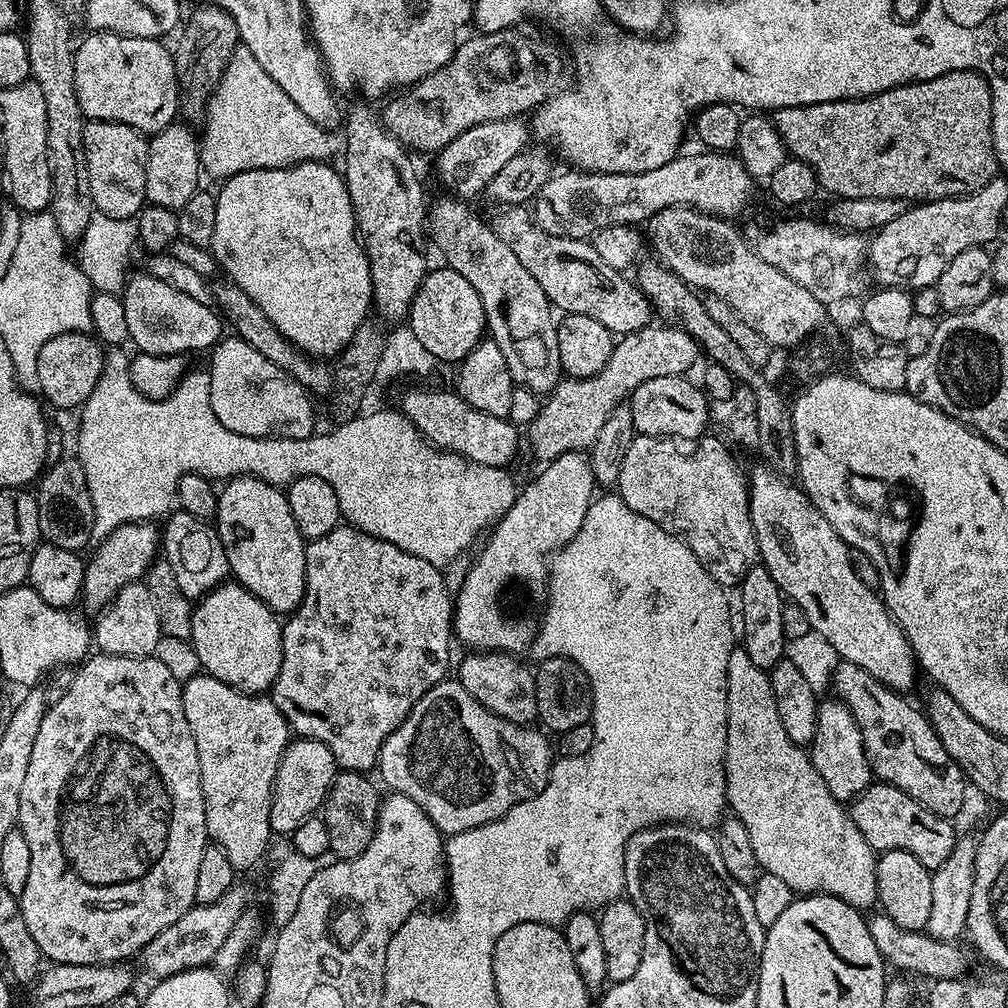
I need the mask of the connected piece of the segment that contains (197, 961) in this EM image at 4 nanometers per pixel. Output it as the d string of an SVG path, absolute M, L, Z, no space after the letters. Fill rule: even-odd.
M236 883L219 899L210 904L195 904L177 922L162 930L157 938L152 938L138 954L143 968L155 979L164 979L188 969L209 965L216 957L218 950L229 937L230 930L240 920L248 902L248 892Z

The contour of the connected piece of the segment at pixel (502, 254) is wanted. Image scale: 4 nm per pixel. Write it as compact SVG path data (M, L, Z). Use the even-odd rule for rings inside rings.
M460 198L431 201L426 212L426 232L445 256L447 267L453 268L482 298L487 335L502 350L506 366L510 366L513 385L537 394L556 389L562 379L558 358L557 317L542 286L534 282L530 270L518 262L514 250L494 234L491 223L479 220Z

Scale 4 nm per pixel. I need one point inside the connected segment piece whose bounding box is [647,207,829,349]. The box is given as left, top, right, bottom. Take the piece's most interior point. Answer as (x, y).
(706, 251)

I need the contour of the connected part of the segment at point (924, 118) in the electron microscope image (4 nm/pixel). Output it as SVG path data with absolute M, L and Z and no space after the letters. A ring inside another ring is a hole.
M947 72L938 78L929 80L915 80L912 84L903 84L873 96L864 96L861 100L835 100L834 102L818 102L817 104L803 104L802 106L786 106L775 109L771 113L772 124L778 130L785 149L795 159L806 162L816 172L819 187L824 188L844 200L854 198L892 198L905 202L927 202L929 200L945 200L948 196L971 196L982 190L986 182L990 182L998 175L998 161L994 150L994 109L990 86L985 76L977 72Z

